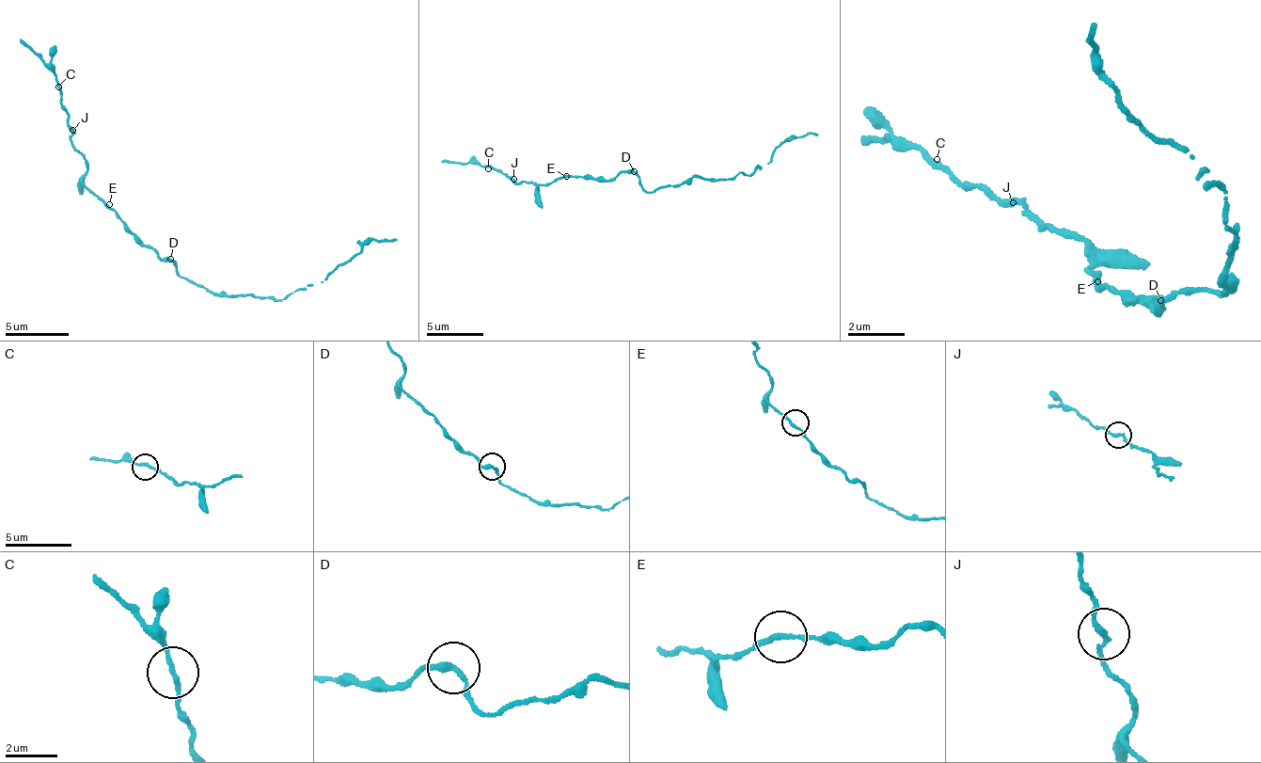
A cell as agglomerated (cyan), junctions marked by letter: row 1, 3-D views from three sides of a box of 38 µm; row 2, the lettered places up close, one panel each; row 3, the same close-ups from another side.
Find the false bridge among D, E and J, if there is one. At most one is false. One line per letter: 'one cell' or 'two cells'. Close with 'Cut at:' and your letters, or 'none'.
D: one cell
E: one cell
J: one cell
Cut at: none

